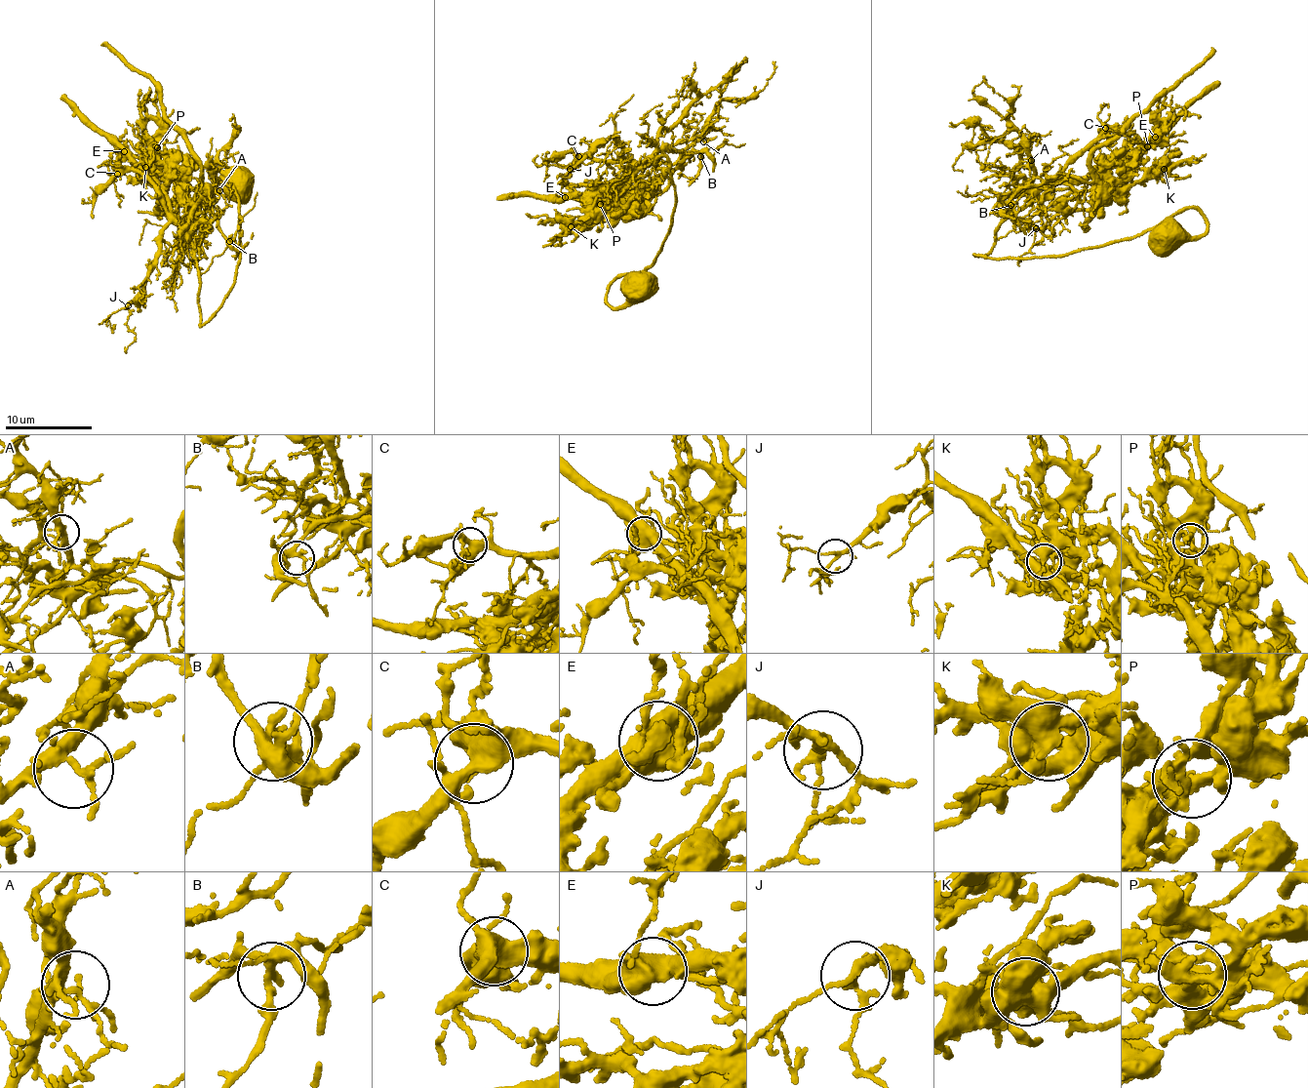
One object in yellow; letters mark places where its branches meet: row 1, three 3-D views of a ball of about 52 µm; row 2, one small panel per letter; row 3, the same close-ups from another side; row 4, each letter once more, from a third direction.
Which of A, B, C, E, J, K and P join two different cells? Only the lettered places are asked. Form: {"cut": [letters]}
{"cut": ["E"]}

